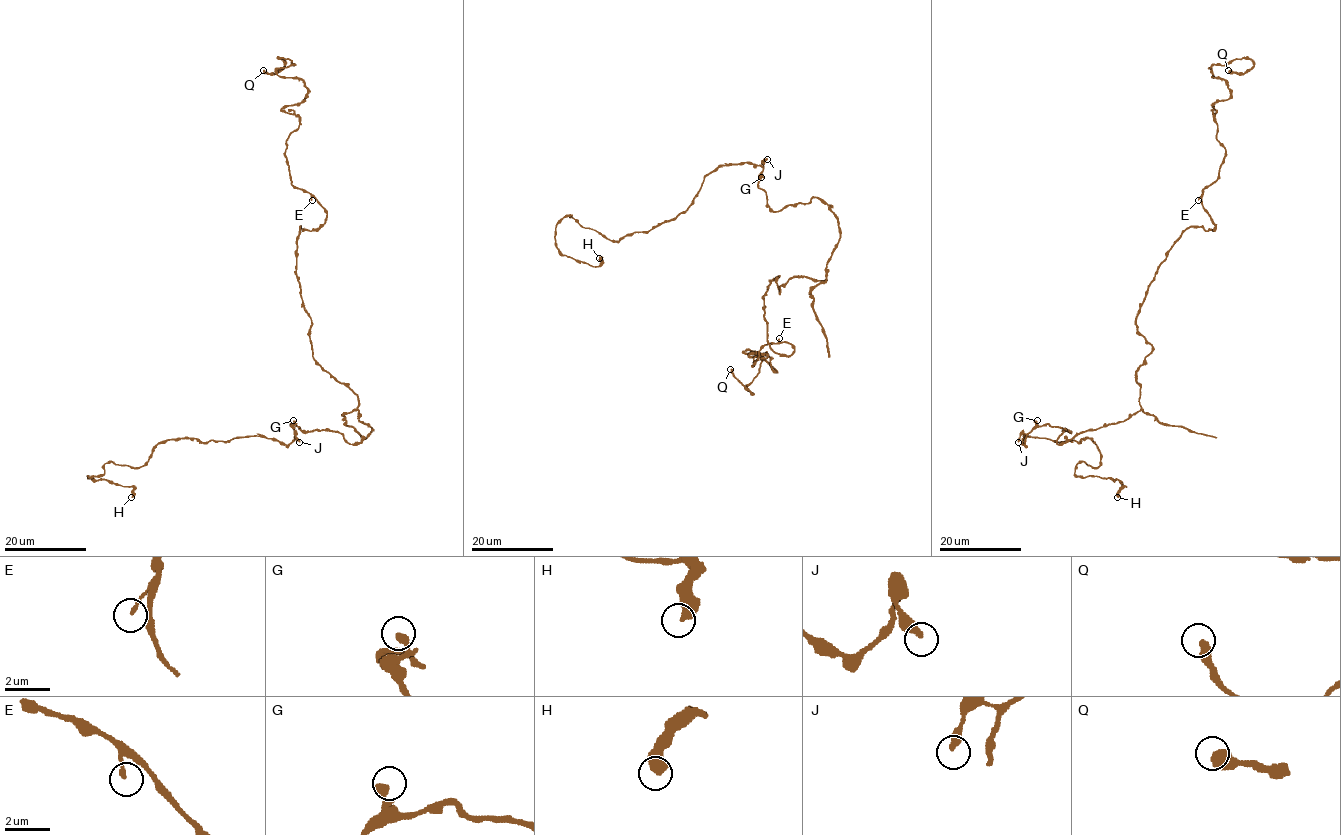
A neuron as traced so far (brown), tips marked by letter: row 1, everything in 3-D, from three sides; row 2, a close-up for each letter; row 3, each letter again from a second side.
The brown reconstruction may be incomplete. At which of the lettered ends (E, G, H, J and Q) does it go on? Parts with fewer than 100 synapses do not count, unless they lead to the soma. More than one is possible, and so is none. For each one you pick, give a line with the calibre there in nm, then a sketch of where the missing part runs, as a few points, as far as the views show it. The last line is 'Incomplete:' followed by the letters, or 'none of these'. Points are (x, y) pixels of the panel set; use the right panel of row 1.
Incomplete: none of these

